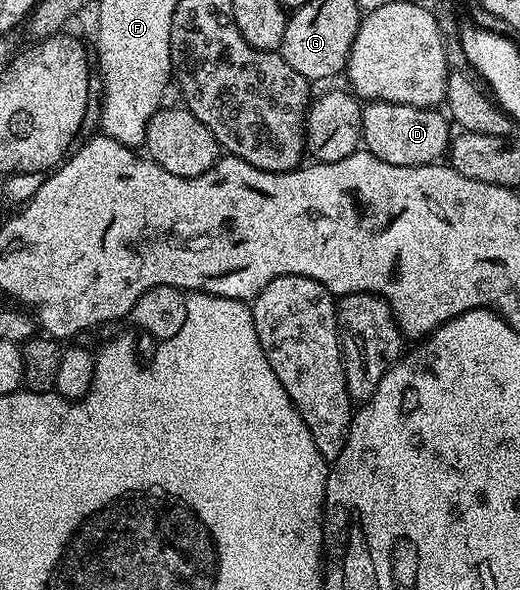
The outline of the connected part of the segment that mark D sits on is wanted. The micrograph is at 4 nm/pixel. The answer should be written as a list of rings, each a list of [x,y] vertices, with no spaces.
[[[368,101],[363,106],[363,141],[368,154],[398,166],[430,166],[448,153],[453,137],[453,126],[438,109],[402,106],[392,102]]]

